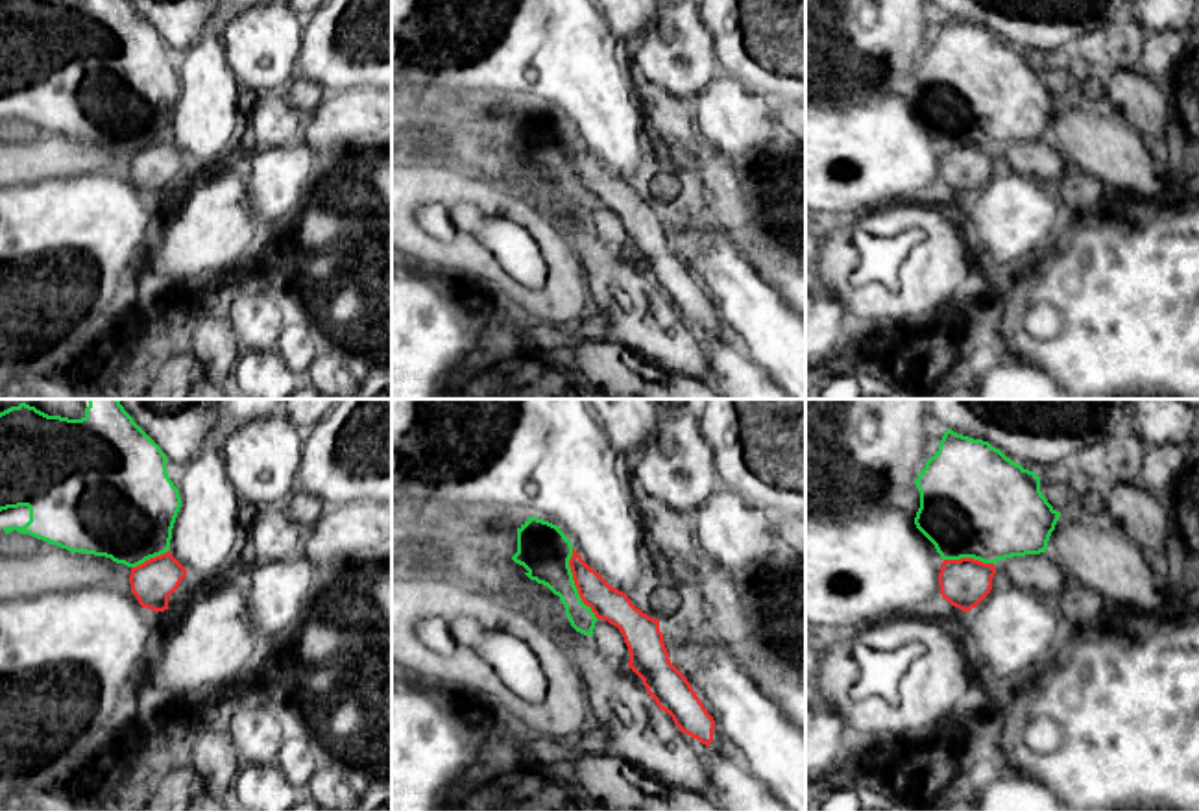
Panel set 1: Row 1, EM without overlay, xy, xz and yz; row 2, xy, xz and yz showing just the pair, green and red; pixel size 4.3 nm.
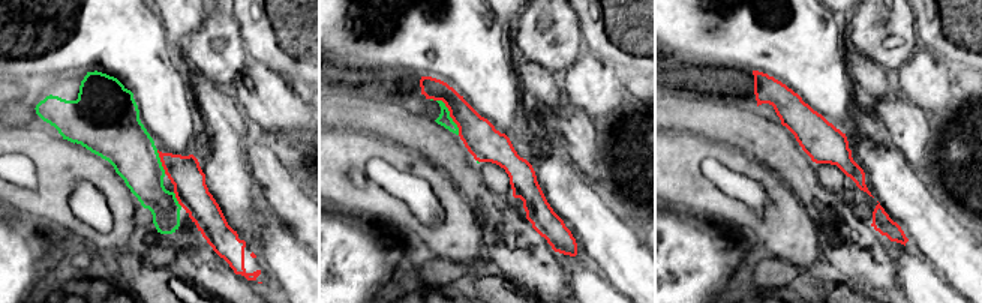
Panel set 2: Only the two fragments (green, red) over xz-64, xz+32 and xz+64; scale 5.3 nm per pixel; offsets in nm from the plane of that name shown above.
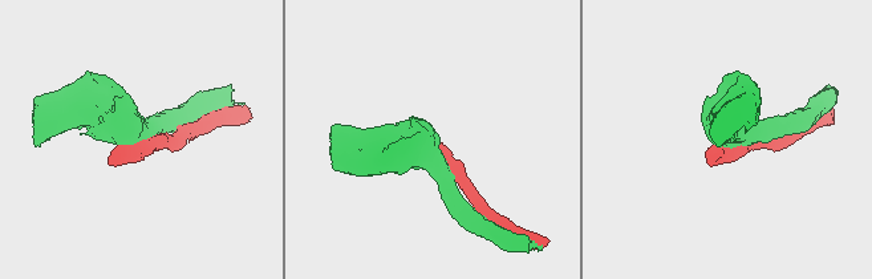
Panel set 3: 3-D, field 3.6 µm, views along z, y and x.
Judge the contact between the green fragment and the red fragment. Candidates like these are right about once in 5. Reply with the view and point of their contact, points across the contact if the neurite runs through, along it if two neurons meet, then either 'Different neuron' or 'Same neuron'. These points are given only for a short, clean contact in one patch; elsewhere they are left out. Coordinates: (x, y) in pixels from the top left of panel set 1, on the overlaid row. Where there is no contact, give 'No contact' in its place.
Touches green at xz (573, 584). Different neuron

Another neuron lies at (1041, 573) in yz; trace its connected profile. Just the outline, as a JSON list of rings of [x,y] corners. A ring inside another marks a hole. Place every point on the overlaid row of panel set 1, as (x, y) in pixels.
[[[1048,554],[1012,556],[994,563],[1005,582],[1055,600],[1070,584],[1064,569]]]

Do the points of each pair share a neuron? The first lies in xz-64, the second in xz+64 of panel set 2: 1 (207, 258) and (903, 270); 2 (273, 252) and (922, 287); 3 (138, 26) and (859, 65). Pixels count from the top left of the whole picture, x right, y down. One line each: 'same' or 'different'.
1: different
2: different
3: different

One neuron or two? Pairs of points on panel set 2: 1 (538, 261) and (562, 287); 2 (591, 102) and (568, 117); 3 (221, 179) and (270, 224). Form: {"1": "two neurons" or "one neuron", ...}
{"1": "one neuron", "2": "two neurons", "3": "two neurons"}

